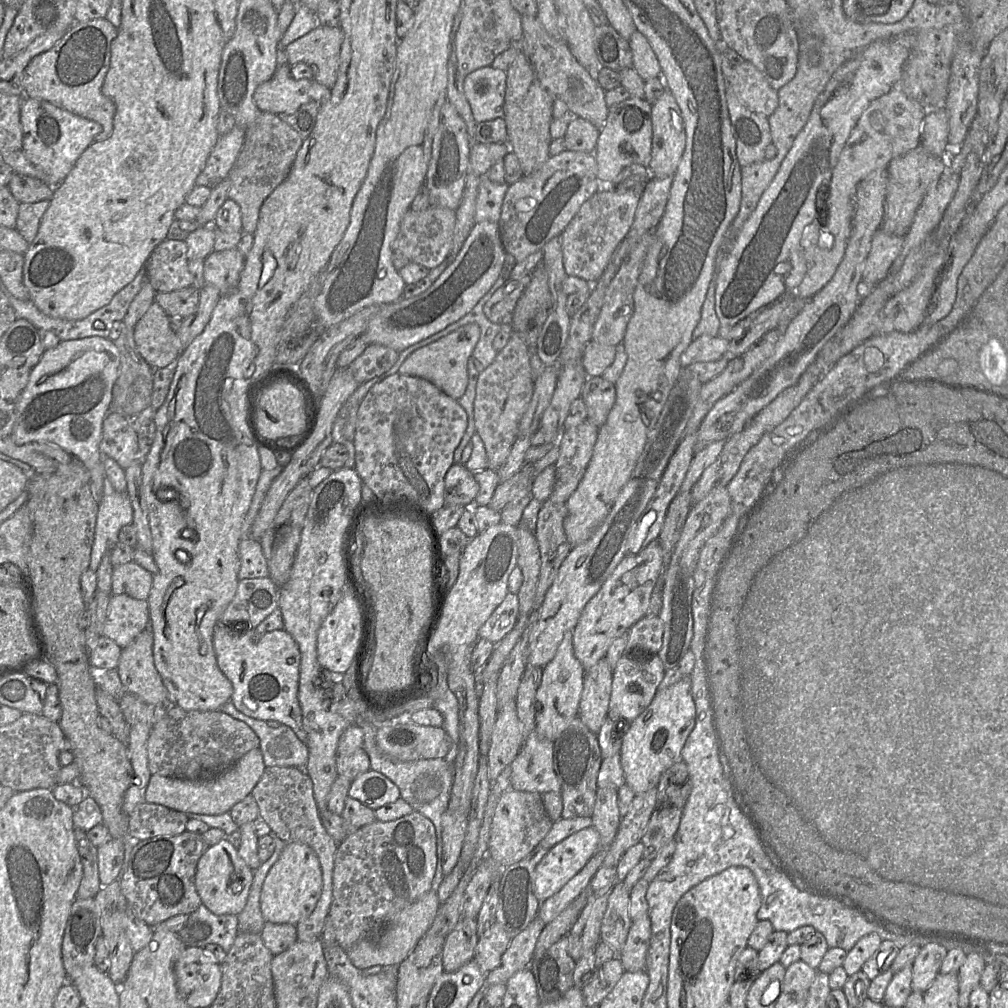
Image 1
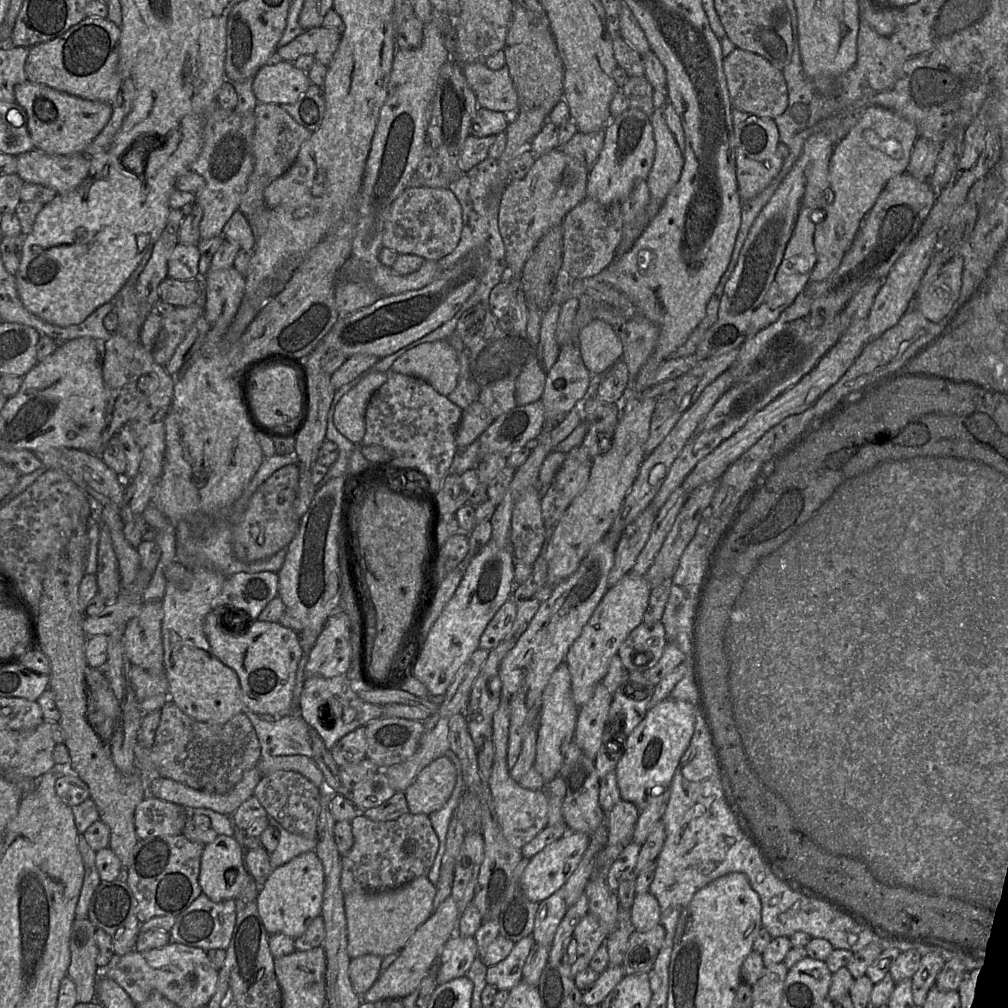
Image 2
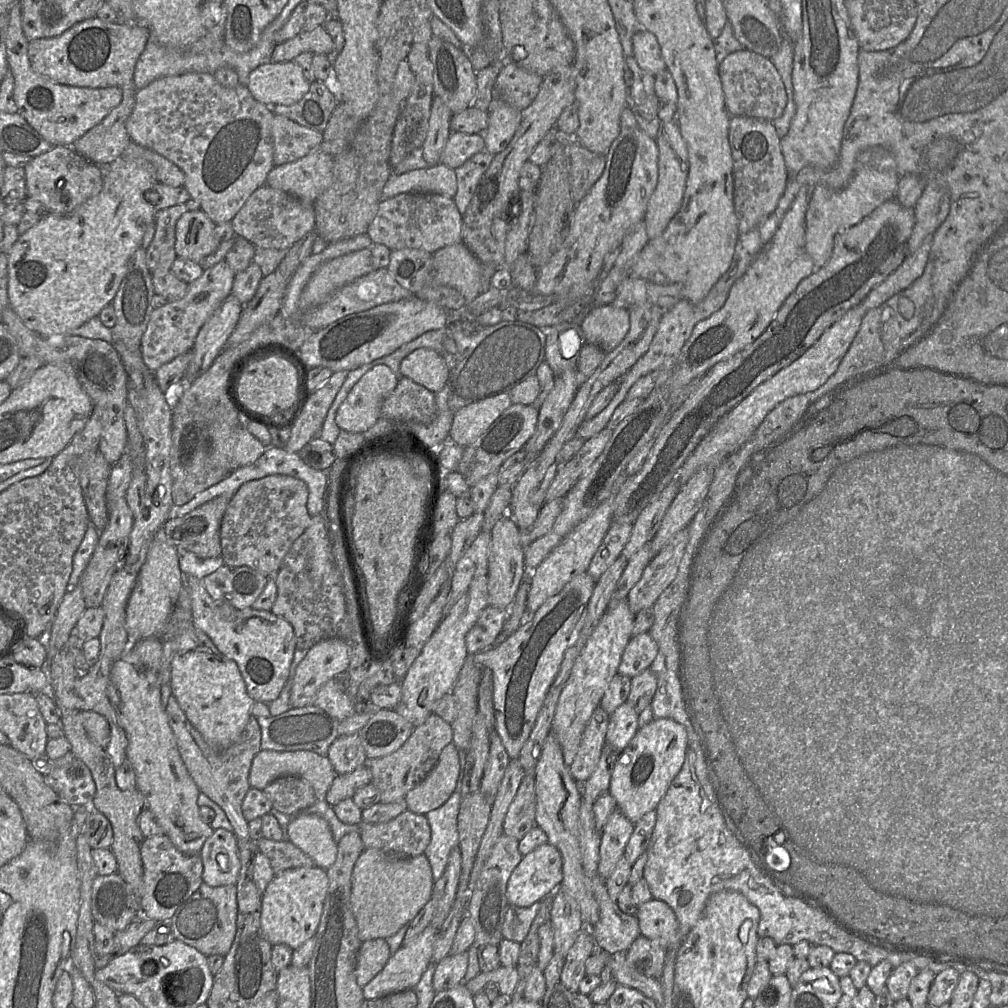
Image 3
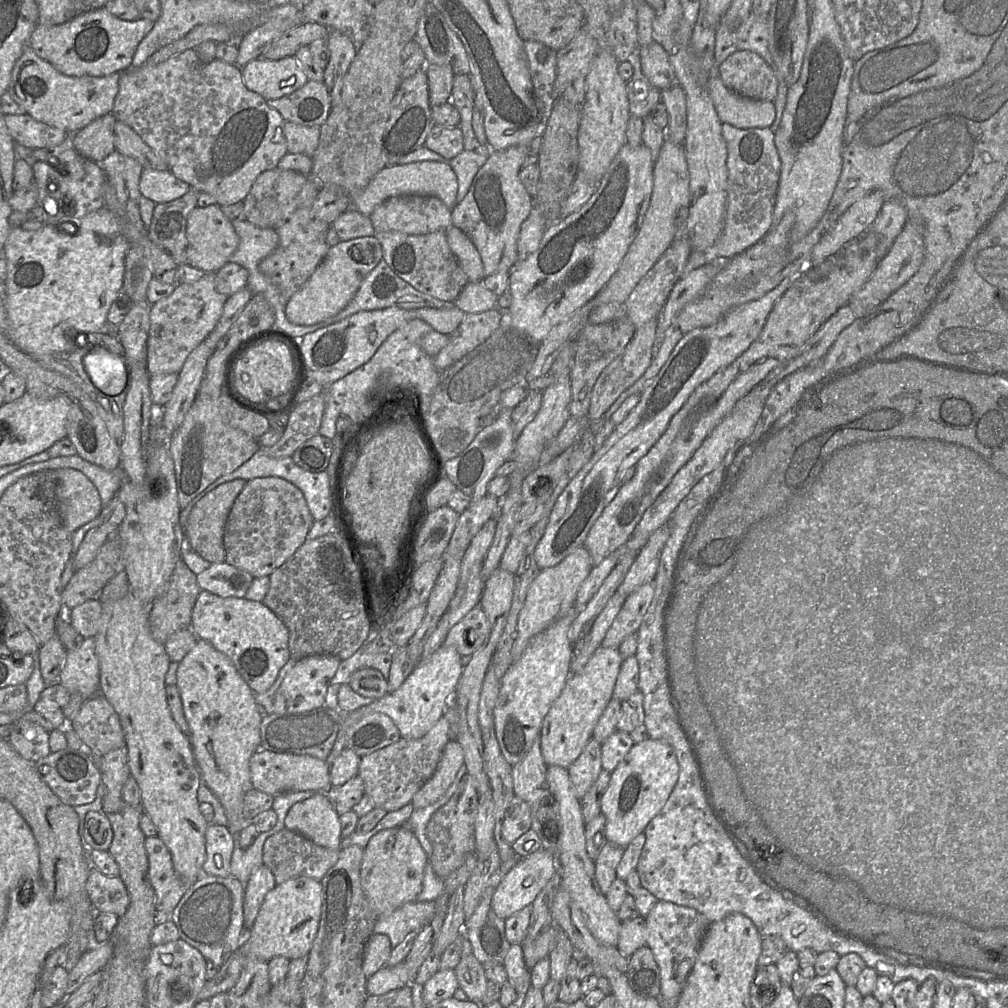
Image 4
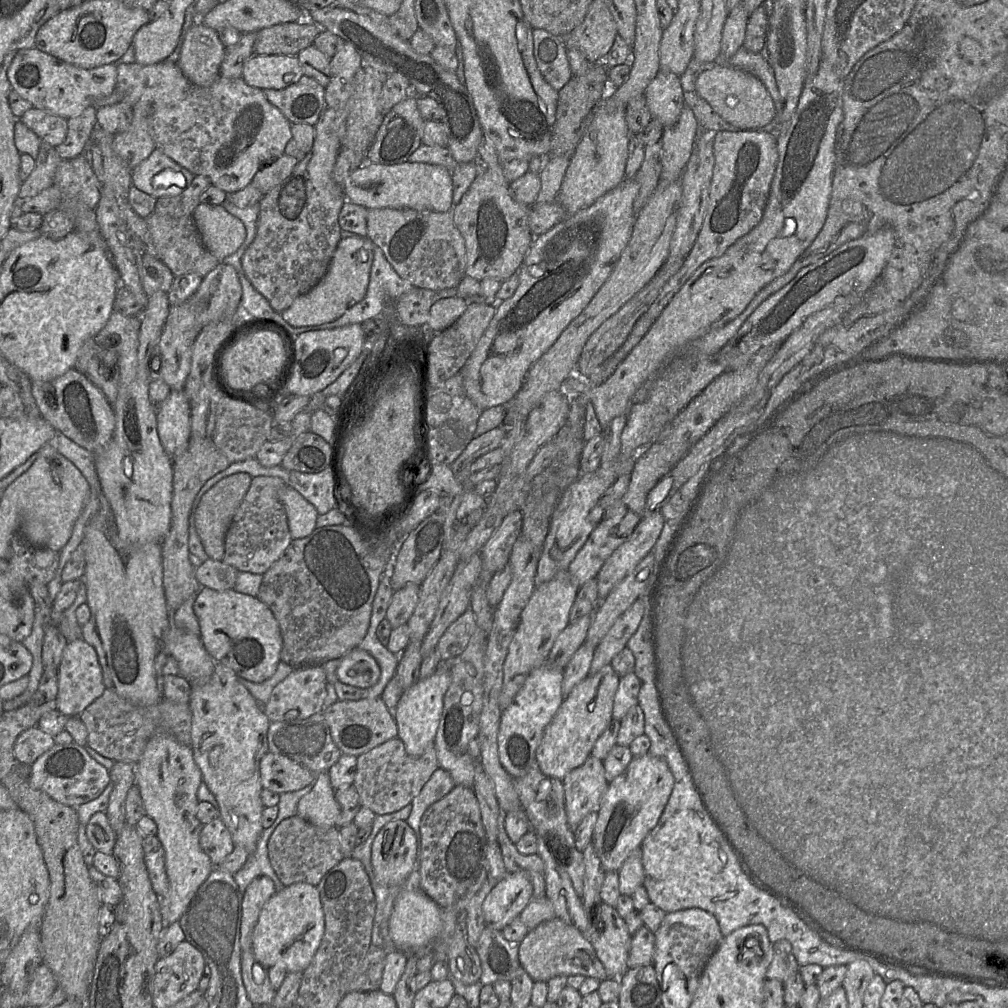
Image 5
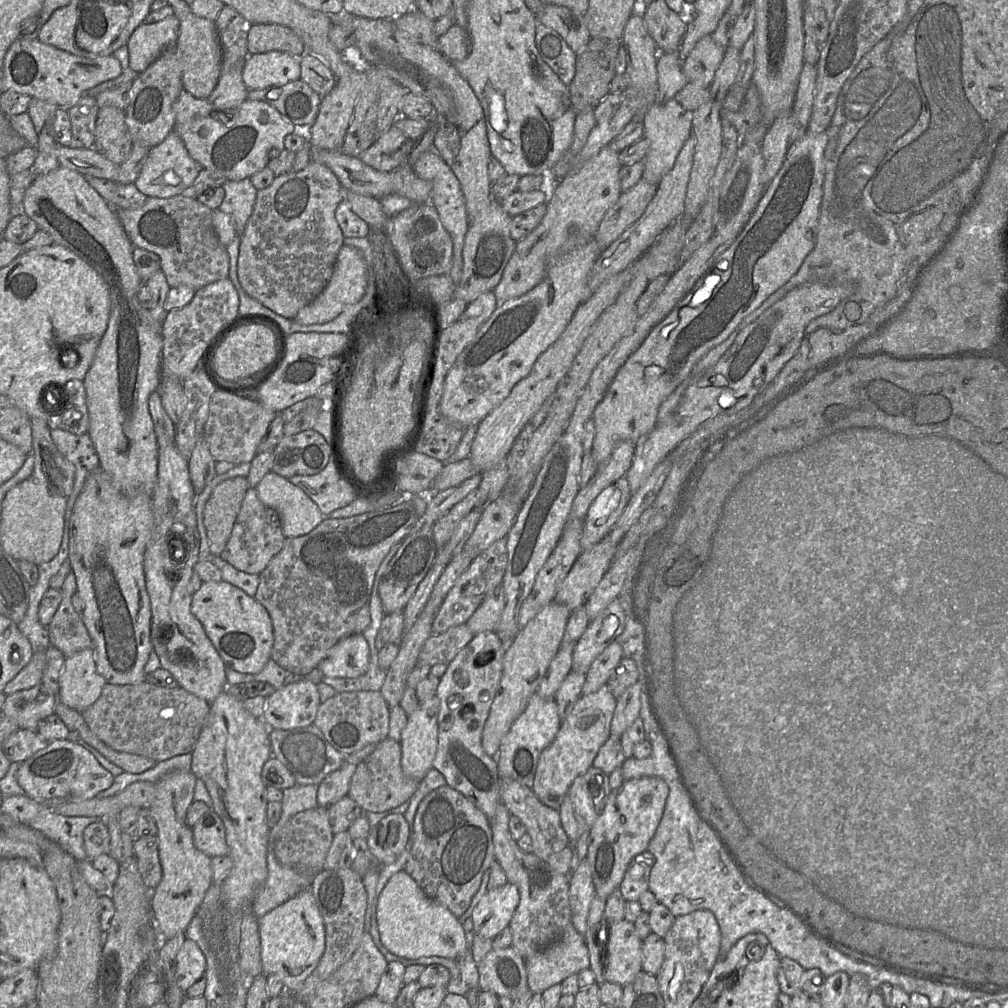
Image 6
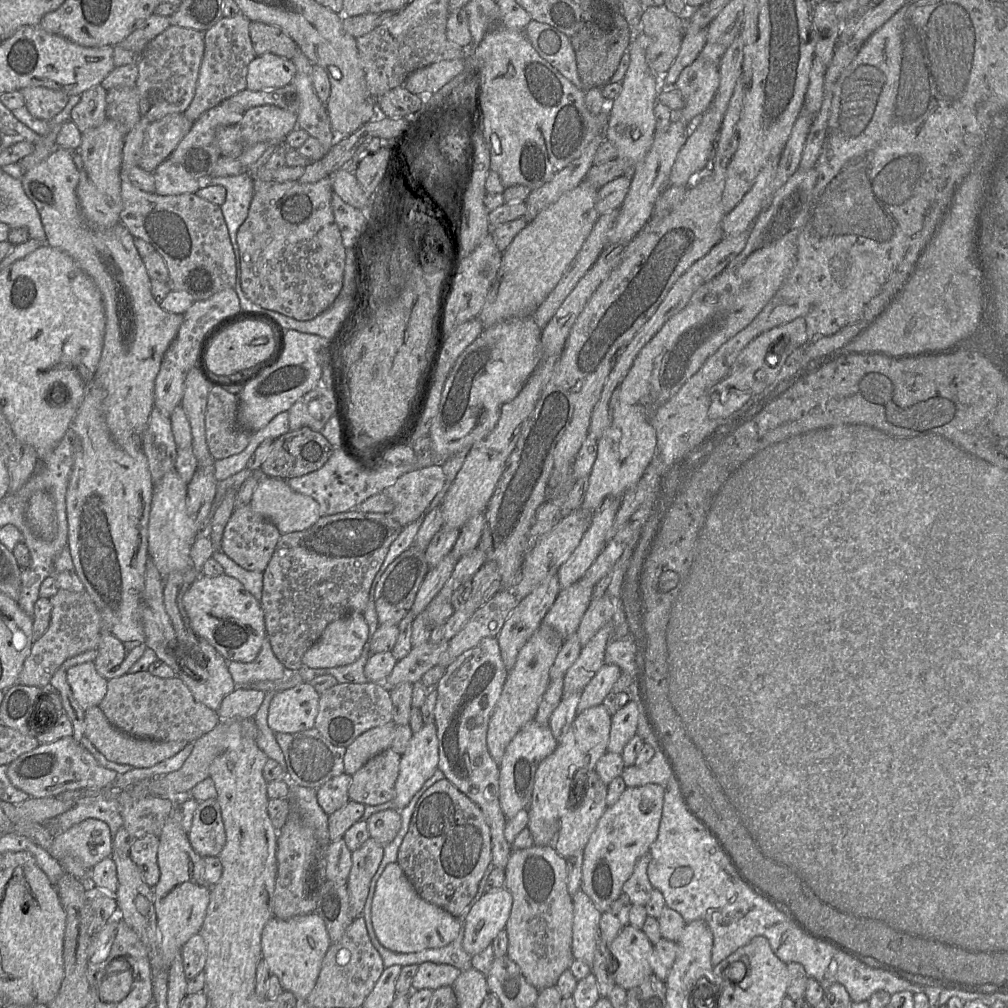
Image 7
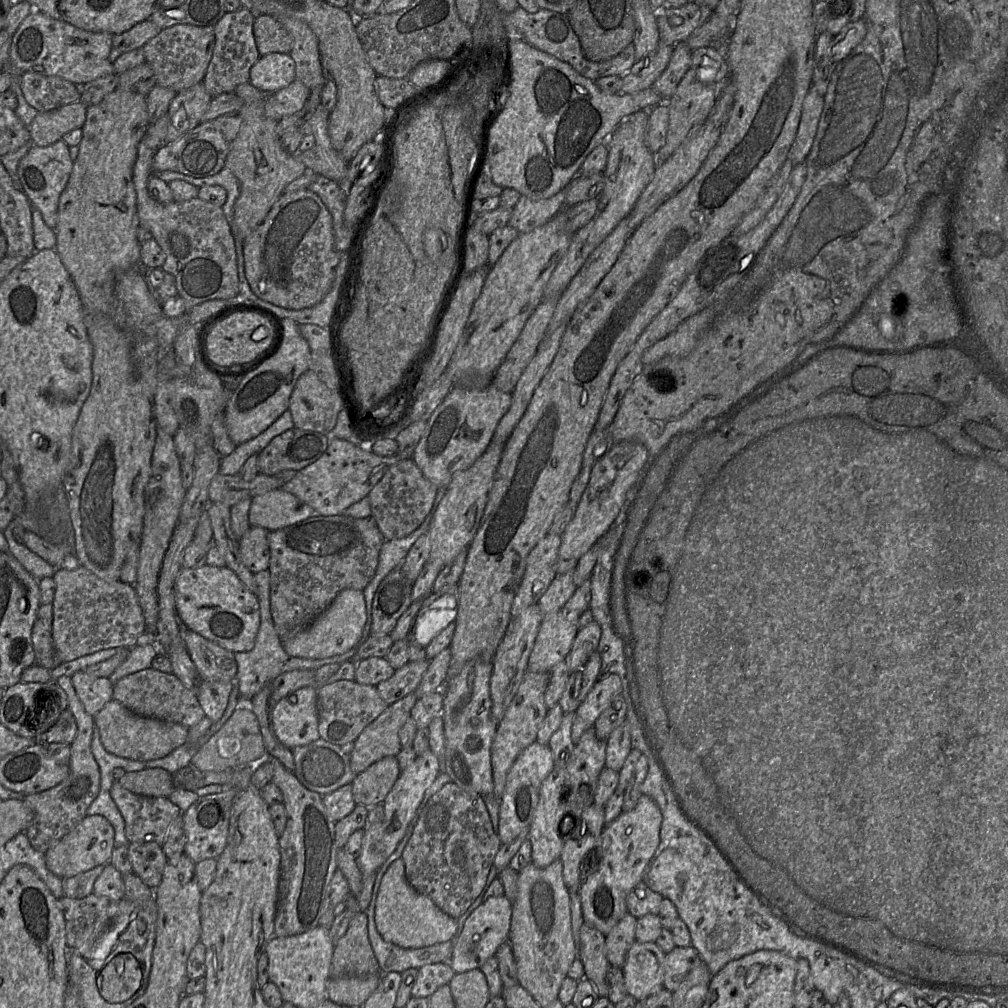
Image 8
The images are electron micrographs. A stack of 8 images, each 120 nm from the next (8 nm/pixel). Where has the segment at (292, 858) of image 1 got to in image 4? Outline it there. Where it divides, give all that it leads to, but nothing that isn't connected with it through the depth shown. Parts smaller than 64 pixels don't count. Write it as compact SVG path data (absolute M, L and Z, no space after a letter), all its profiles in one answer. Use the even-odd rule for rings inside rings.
M297 877L277 884L266 894L253 927L244 932L239 947L218 969L217 974L206 981L198 994L198 1001L210 1000L218 993L228 992L236 984L248 962L269 962L276 956L294 960L308 955L318 932L321 906L321 881L309 877Z

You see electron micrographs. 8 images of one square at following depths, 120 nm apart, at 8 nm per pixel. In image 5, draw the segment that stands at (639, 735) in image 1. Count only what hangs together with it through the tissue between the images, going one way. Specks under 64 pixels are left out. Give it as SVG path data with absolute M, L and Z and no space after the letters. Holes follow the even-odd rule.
M646 754L634 757L627 769L609 783L592 836L596 854L605 872L618 872L633 850L656 827L674 787L674 776L667 763Z

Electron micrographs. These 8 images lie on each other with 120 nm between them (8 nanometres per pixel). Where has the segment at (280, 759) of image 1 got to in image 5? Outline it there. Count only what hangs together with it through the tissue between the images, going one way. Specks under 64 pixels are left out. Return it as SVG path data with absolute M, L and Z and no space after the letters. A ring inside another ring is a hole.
M322 712L291 722L270 722L267 732L268 751L283 755L309 769L315 775L329 771L342 752L334 743Z

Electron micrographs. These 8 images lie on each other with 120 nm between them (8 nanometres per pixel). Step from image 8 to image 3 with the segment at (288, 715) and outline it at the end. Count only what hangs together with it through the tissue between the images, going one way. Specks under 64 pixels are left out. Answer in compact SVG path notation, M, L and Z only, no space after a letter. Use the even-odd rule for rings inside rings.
M339 638L312 646L295 670L290 694L292 708L313 705L319 689L337 674L347 671L349 646Z

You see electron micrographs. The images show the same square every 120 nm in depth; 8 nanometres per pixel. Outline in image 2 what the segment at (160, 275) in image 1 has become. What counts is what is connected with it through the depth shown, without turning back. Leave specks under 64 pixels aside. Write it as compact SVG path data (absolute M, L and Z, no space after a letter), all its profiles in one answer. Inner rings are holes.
M178 243L168 260L168 277L176 280L200 279L197 246Z

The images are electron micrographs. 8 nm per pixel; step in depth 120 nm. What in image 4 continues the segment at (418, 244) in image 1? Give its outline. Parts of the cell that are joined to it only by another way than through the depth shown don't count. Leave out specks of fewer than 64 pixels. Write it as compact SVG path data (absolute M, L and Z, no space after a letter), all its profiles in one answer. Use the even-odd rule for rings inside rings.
M404 195L391 197L378 205L370 214L375 232L401 232L408 235L424 235L446 230L452 225L452 208L433 196Z

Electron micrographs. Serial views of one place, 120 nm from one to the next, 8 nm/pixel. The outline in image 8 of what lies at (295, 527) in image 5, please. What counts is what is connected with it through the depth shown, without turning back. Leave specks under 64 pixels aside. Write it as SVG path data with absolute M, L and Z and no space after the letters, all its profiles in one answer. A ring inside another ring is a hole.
M277 488L252 498L249 524L275 531L315 516L317 513L311 506Z

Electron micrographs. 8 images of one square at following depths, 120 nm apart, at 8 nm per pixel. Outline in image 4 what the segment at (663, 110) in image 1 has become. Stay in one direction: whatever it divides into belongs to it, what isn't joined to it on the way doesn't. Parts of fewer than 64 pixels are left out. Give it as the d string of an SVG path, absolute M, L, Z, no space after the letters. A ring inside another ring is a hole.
M665 138L654 163L653 189L642 225L617 271L594 297L595 307L607 303L624 304L640 280L668 248L675 238L678 223L682 224L686 218L686 208L690 203L689 181L683 145L675 144Z

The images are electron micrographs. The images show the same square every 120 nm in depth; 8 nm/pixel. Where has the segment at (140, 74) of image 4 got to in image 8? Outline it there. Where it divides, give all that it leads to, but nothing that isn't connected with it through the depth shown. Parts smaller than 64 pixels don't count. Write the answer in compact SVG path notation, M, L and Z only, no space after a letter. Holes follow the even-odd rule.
M294 80L288 86L268 96L265 104L267 117L279 121L284 116L300 111L308 99L310 90L301 81Z

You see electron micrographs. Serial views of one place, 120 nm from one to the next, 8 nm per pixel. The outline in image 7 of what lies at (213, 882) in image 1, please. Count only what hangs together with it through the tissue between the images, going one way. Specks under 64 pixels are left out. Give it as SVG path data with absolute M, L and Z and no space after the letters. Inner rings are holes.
M216 798L199 802L188 839L193 850L201 858L219 856L226 842L226 833Z

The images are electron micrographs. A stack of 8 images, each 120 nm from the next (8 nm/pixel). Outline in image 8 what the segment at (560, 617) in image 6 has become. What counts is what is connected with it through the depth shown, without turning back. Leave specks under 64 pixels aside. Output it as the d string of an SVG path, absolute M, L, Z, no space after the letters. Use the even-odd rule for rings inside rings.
M527 671L503 718L498 722L491 746L493 794L498 798L503 793L510 768L520 753L536 741L538 731L547 715L548 708L545 704L544 694L548 686L549 677L550 674L547 673Z

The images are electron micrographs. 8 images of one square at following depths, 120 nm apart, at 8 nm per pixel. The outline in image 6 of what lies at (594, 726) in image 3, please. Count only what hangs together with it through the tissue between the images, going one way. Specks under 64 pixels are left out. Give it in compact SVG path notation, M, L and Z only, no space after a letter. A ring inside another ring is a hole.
M594 766L573 781L559 809L562 826L572 843L576 842L584 832L591 831L603 812L611 792L609 775ZM592 783L597 785L593 789Z

